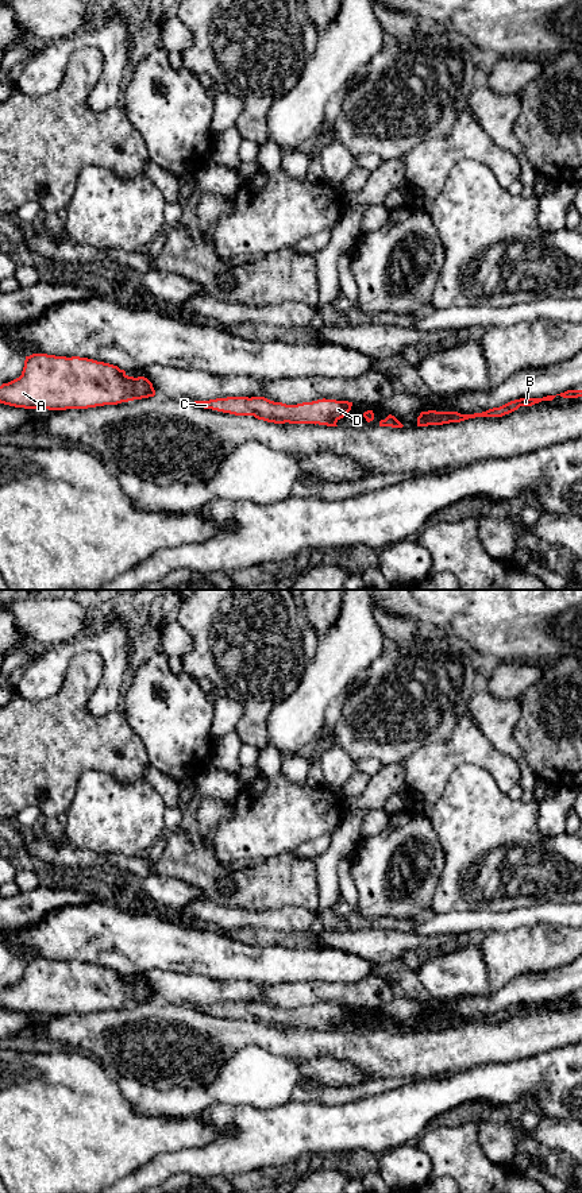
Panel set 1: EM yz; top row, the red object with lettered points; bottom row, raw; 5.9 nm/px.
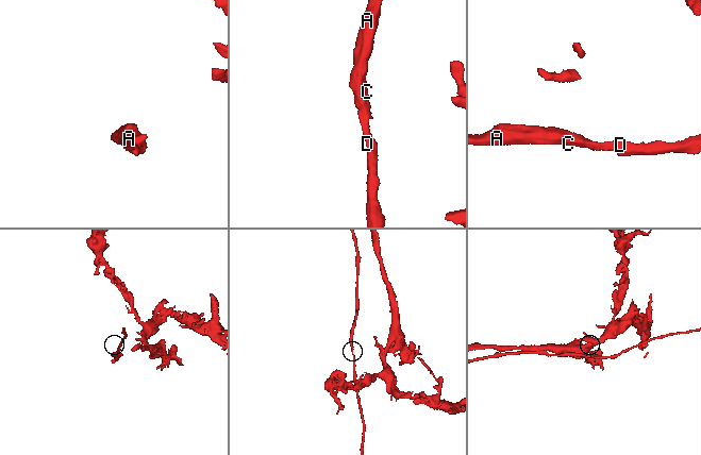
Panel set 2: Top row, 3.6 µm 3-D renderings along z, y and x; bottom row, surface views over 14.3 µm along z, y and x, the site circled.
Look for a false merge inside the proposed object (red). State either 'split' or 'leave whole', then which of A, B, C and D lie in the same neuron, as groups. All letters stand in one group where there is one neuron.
leave whole; groups A B C D

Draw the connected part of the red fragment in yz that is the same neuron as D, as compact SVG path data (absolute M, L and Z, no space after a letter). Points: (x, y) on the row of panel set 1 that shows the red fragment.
M227 397L209 401L194 401L204 409L212 409L235 416L254 416L274 424L319 424L338 426L336 422L343 418L352 406L348 401L317 399L297 405L274 402L265 397Z

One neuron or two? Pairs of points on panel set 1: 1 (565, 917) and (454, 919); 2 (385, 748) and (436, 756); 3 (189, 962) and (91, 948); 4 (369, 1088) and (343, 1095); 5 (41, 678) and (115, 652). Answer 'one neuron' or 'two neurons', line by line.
1: one neuron
2: two neurons
3: one neuron
4: one neuron
5: one neuron

